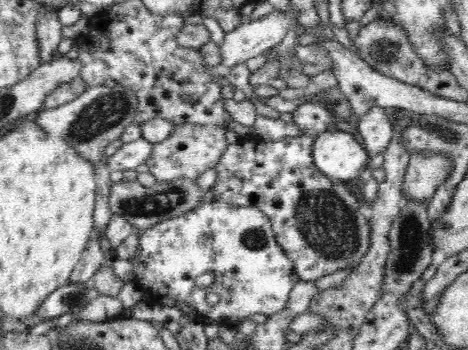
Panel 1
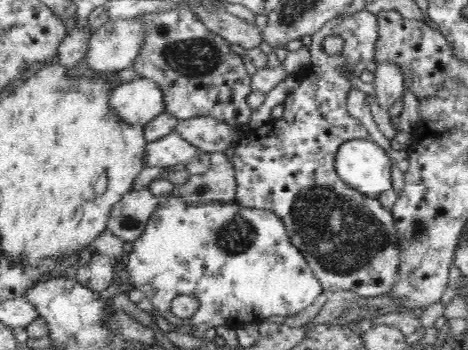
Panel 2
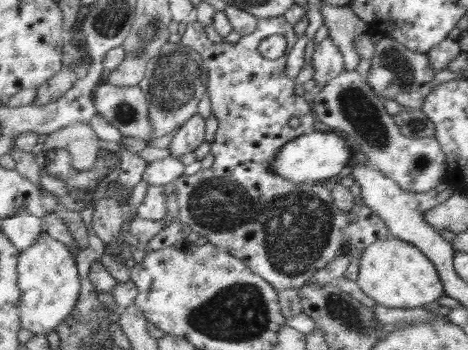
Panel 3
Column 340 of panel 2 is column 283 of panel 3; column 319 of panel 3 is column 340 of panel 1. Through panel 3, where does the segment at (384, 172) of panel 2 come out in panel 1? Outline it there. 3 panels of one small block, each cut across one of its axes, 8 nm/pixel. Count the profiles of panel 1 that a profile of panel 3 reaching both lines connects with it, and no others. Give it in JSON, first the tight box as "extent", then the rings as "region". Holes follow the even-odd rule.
{"extent":[314,132,372,184],"region":[[[324,132],[316,138],[314,146],[316,168],[332,182],[346,184],[348,180],[360,178],[368,164],[372,162],[364,144],[356,142],[356,138],[348,132]]]}

